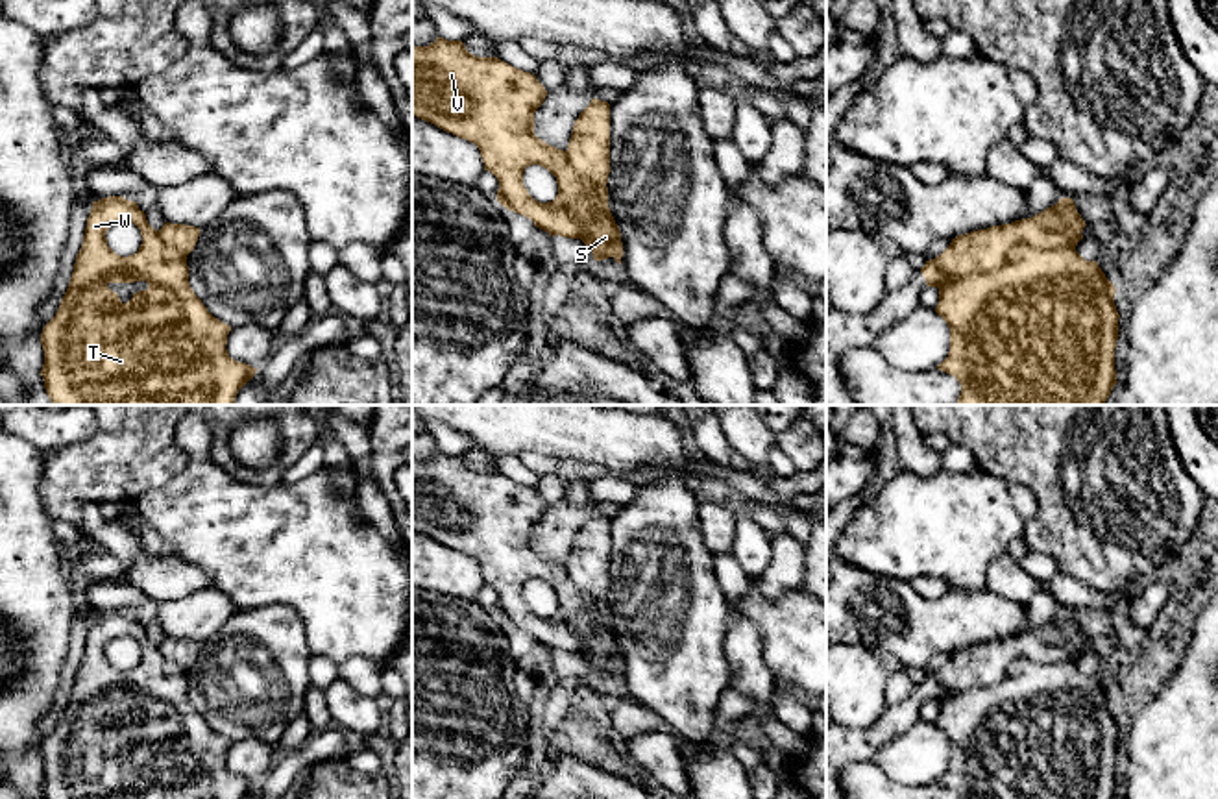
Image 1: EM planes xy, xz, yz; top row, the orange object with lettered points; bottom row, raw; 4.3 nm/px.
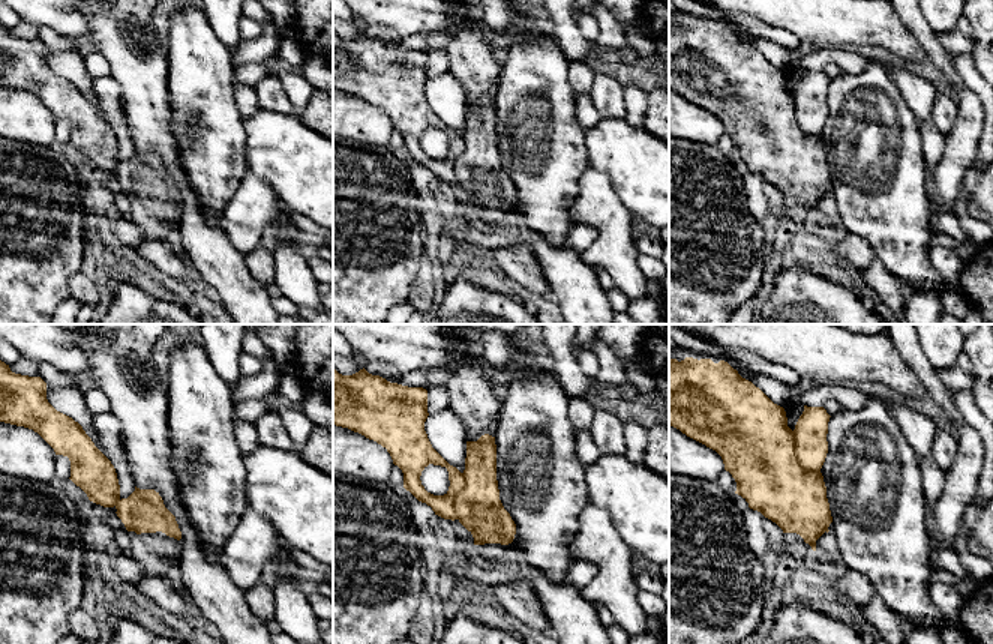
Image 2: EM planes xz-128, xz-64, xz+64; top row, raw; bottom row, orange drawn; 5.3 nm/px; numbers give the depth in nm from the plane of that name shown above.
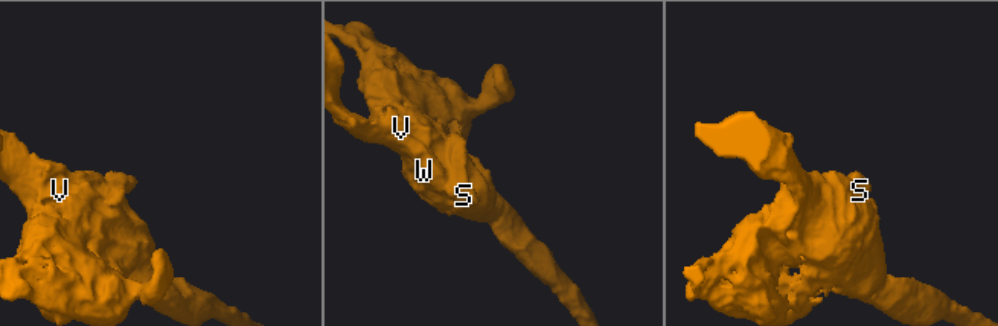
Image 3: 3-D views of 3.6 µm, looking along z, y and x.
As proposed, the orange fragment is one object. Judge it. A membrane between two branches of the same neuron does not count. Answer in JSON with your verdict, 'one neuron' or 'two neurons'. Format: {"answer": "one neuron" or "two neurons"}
{"answer": "two neurons"}

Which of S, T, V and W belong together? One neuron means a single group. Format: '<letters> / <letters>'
S / T V W

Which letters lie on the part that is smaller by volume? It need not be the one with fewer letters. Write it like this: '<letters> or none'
S

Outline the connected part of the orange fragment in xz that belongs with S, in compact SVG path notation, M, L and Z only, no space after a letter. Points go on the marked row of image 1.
M577 203L571 215L586 227L588 233L580 240L591 250L593 259L614 257L621 264L623 242L610 207L597 211L586 203Z

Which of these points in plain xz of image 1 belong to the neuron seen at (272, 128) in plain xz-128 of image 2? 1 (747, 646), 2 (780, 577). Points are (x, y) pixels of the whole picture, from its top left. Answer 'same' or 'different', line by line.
1: different
2: different

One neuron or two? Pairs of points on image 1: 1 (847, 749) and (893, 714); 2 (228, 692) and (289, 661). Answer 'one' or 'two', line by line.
1: one
2: one

